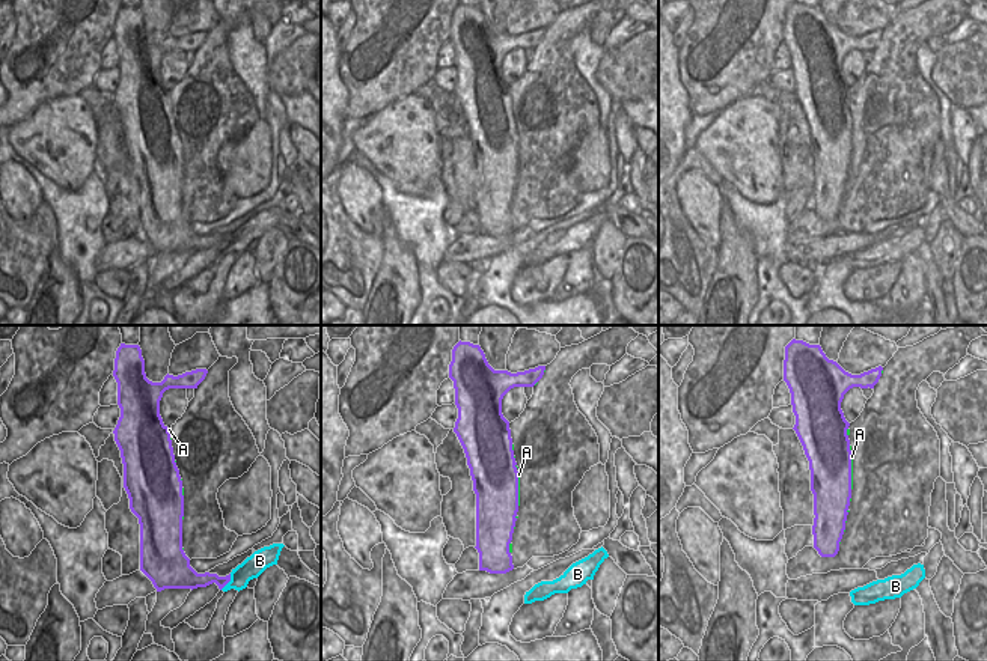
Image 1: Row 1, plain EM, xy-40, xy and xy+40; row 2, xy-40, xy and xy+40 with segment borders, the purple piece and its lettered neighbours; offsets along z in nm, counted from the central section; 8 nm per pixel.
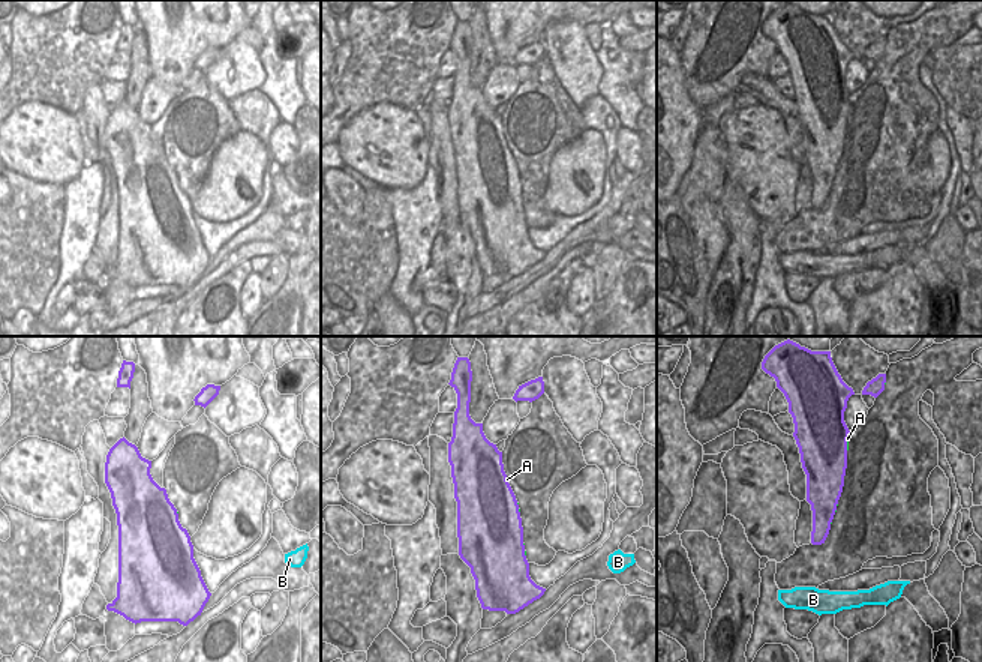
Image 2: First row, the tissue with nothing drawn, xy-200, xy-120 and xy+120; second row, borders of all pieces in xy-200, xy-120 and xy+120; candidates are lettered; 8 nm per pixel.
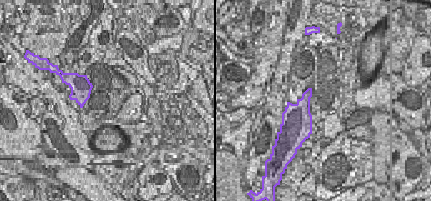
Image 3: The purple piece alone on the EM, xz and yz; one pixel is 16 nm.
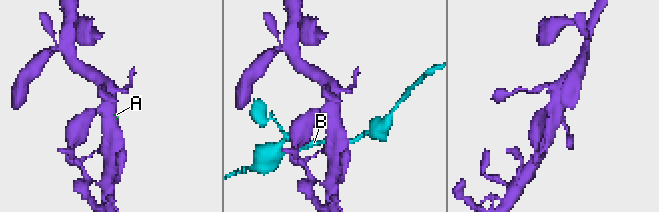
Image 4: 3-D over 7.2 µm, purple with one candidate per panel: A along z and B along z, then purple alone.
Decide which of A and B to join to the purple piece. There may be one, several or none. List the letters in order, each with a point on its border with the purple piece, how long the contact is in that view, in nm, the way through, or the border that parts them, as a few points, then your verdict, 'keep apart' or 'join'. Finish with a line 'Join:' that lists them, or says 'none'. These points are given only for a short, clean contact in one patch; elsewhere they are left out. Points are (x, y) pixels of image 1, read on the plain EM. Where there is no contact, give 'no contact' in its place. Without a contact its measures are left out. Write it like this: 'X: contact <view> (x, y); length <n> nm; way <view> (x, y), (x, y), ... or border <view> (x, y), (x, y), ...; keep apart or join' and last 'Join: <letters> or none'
A: contact xy+40 (850, 136); length 260 nm; join
B: contact xy-40 (228, 244); length 160 nm; border xy-40 (231, 237), (231, 241), (220, 252); keep apart
Join: A

